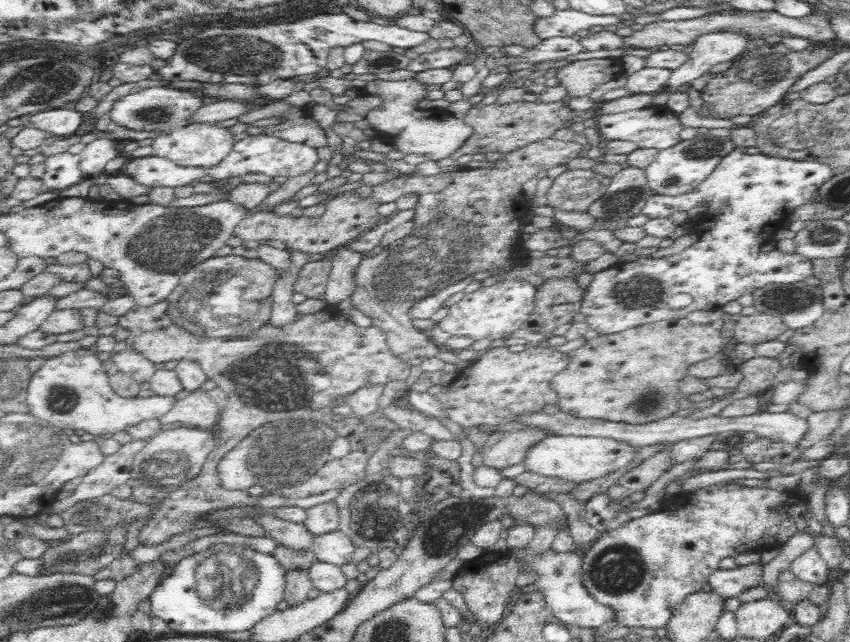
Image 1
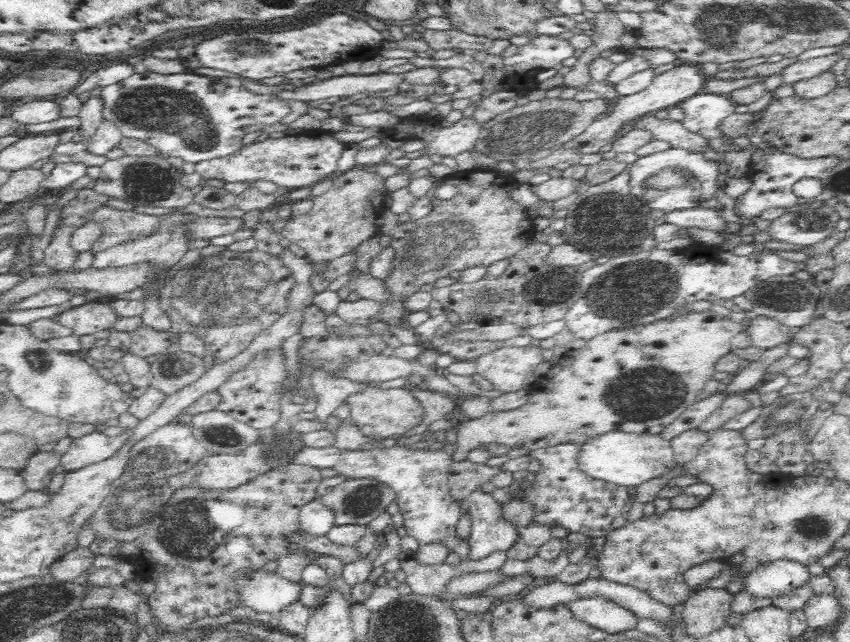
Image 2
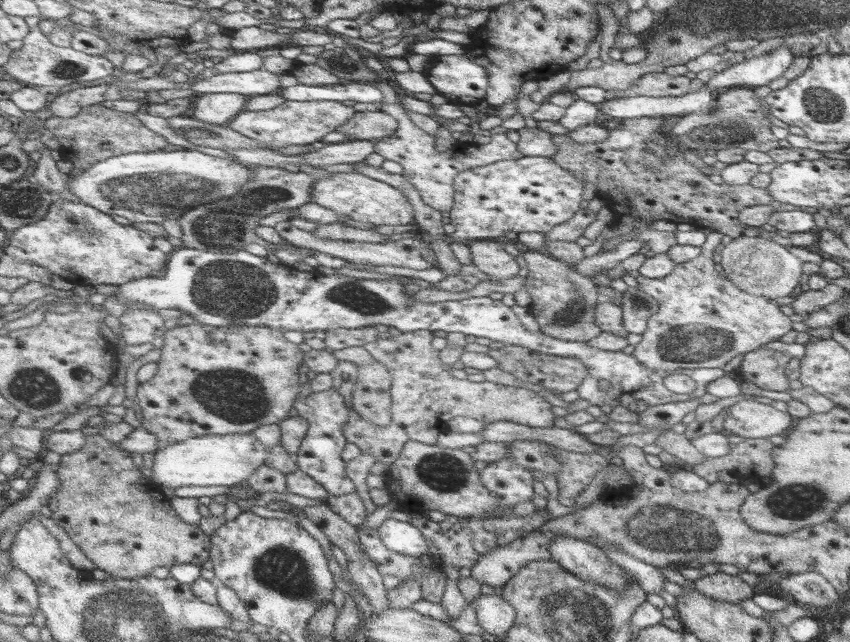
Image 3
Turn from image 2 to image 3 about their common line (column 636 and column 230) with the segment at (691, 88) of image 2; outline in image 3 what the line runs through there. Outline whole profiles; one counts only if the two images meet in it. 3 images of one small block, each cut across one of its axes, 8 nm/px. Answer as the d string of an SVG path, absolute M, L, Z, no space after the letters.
M208 93L194 100L194 118L208 124L226 124L243 111L248 97L240 93Z

